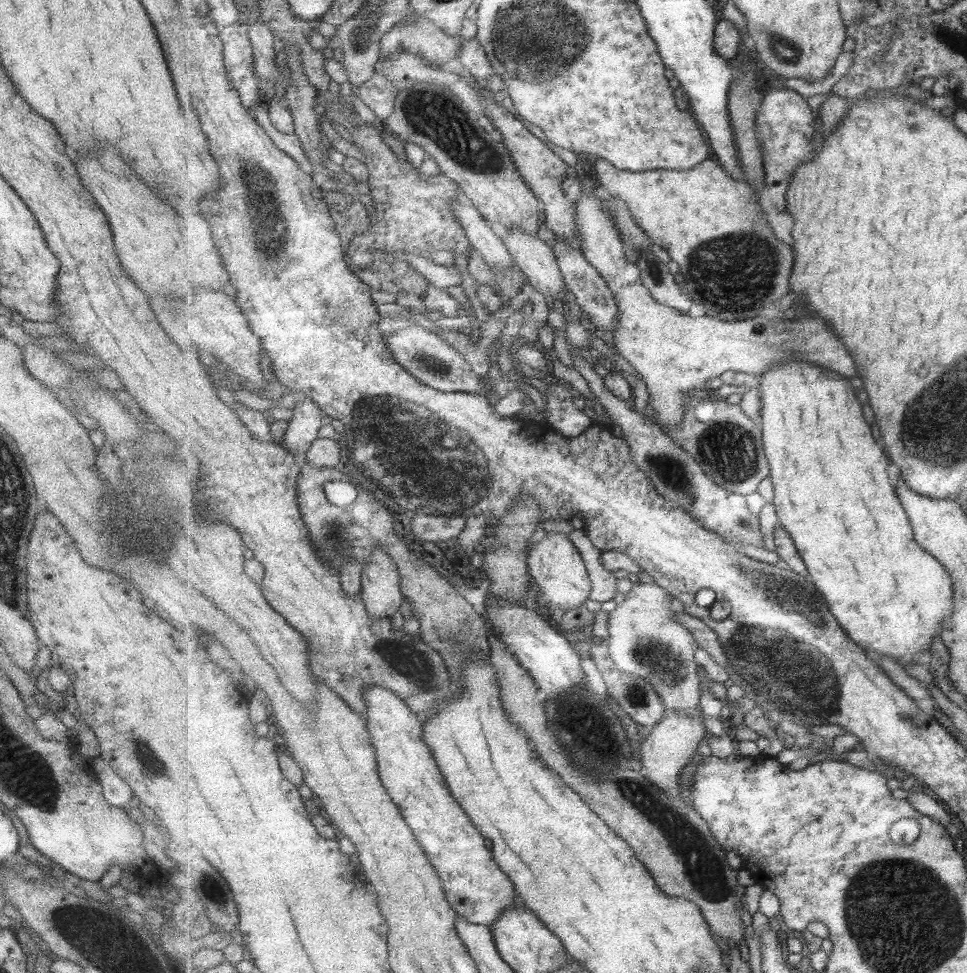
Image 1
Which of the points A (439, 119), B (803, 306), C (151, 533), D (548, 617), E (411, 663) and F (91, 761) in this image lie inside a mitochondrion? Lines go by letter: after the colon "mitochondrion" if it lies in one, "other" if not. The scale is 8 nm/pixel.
A: mitochondrion
B: other
C: mitochondrion
D: other
E: mitochondrion
F: other

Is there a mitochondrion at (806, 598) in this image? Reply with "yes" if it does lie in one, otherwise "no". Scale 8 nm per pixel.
yes

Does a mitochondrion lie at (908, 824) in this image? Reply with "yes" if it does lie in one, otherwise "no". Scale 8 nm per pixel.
no

